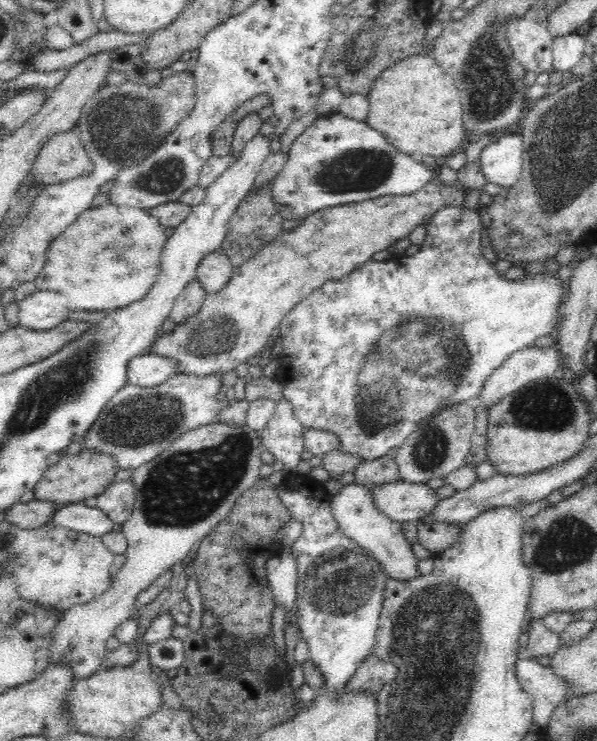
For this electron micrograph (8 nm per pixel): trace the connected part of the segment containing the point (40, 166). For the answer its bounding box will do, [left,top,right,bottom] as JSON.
[32,129,94,185]

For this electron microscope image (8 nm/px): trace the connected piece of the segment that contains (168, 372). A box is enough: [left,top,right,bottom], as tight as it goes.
[126,353,178,387]

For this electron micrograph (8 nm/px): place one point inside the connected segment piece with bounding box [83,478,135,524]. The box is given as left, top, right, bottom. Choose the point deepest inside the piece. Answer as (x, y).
(117, 501)

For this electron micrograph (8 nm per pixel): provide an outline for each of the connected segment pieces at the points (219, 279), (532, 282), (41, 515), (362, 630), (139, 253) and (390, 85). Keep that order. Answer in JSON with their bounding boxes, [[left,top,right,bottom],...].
[[196,248,234,294],[276,206,565,460],[3,499,58,530],[277,474,388,697],[33,202,168,310],[365,54,469,158]]

